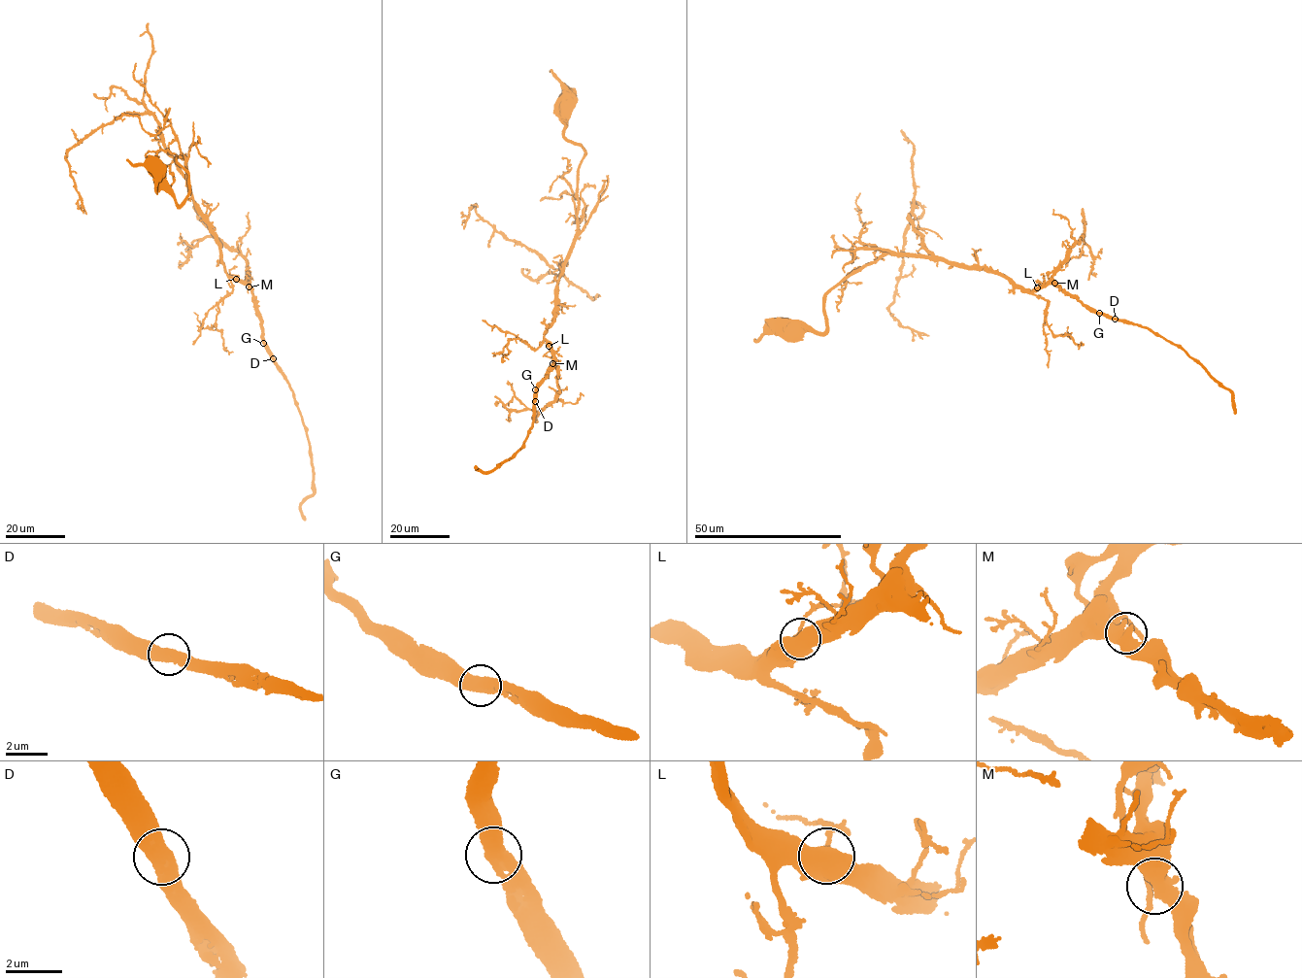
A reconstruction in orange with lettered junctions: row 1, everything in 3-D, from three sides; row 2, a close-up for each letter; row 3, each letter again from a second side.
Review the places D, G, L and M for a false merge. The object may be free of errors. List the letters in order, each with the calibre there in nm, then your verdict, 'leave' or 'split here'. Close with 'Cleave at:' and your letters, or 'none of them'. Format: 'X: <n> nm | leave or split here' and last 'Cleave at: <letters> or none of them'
D: 500 nm | leave
G: 600 nm | leave
L: 440 nm | leave
M: 550 nm | leave
Cleave at: none of them

